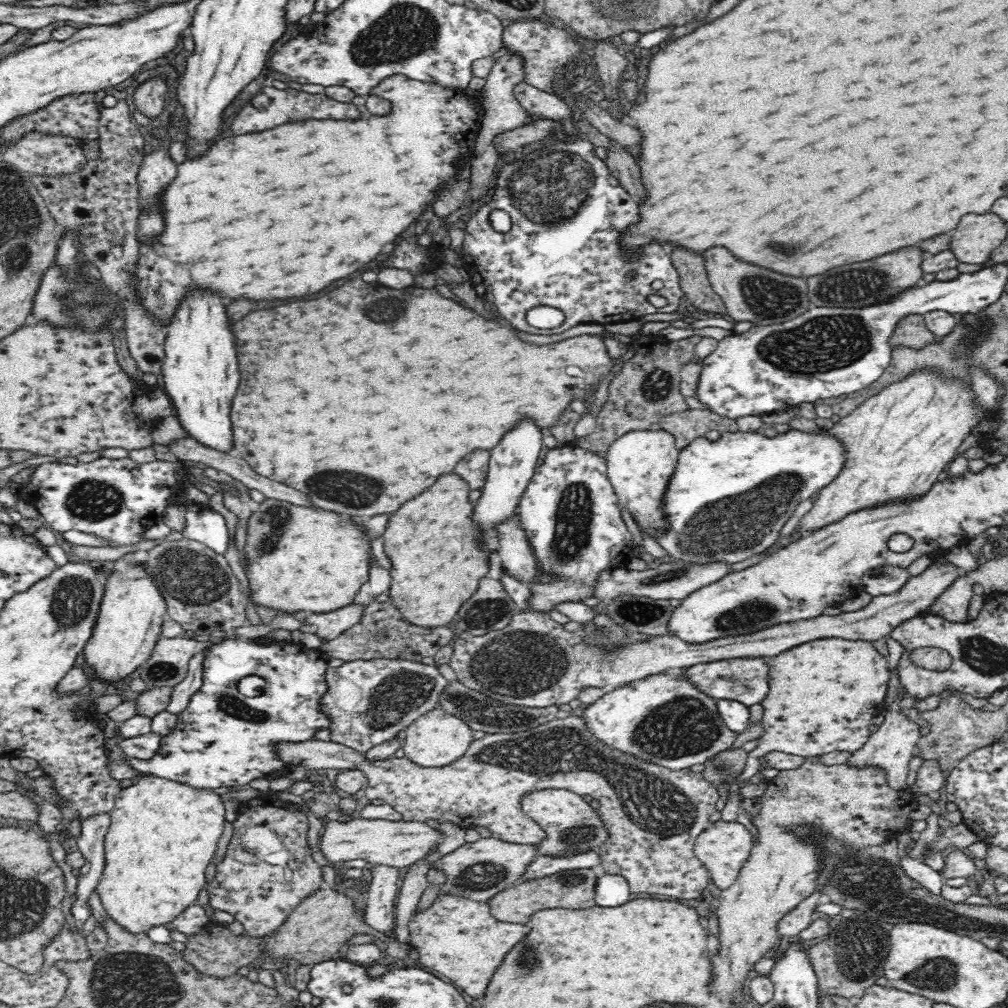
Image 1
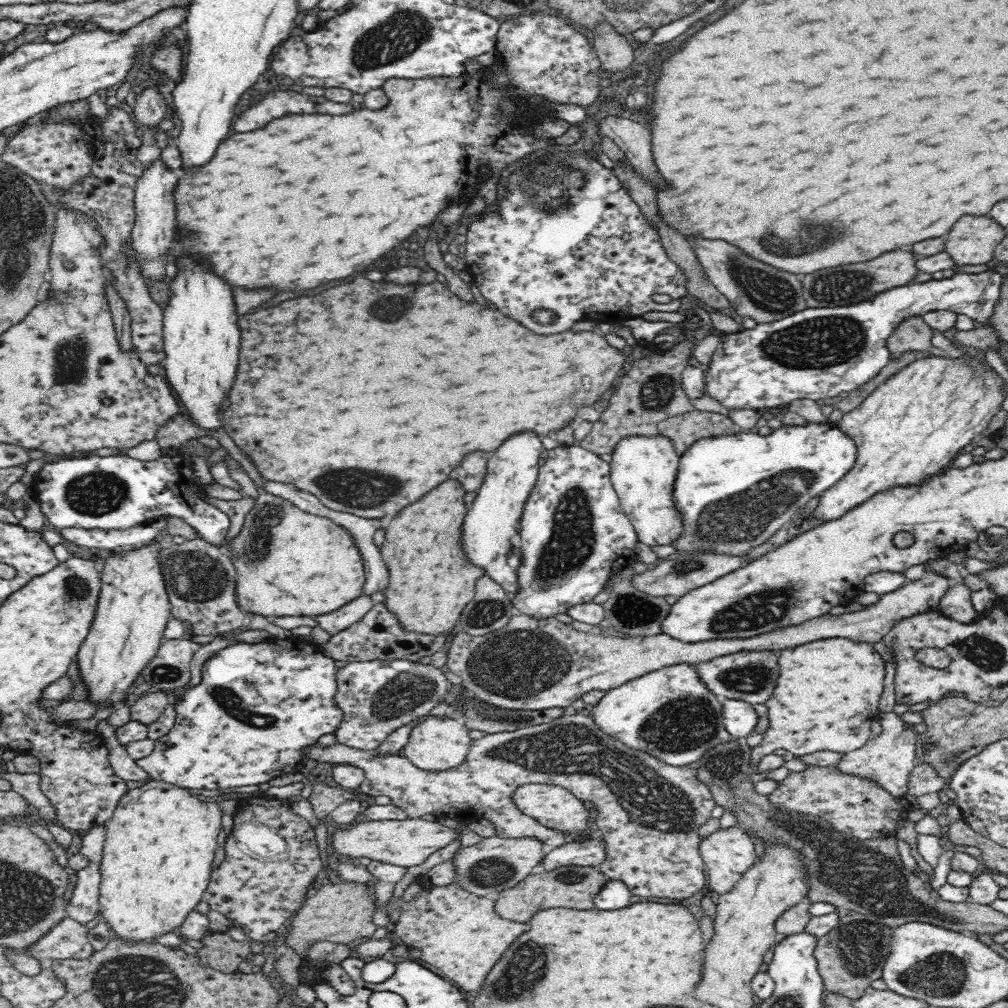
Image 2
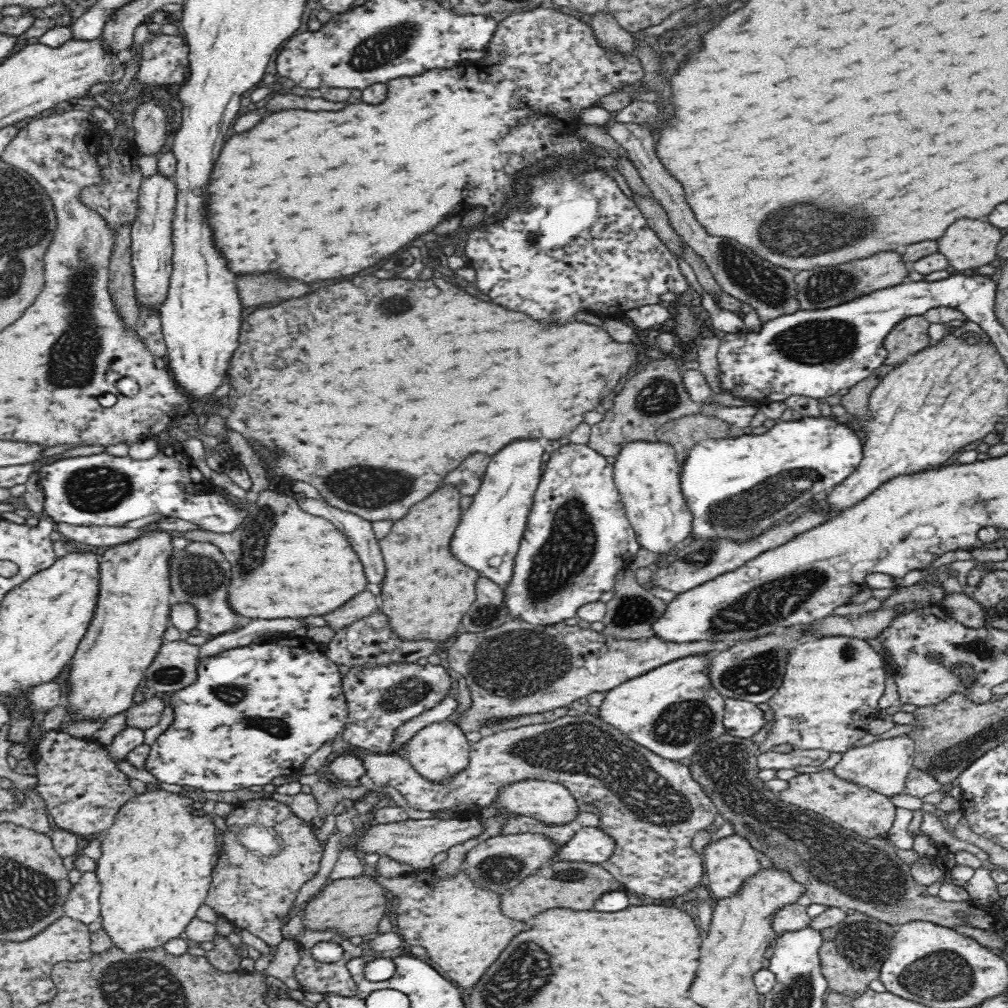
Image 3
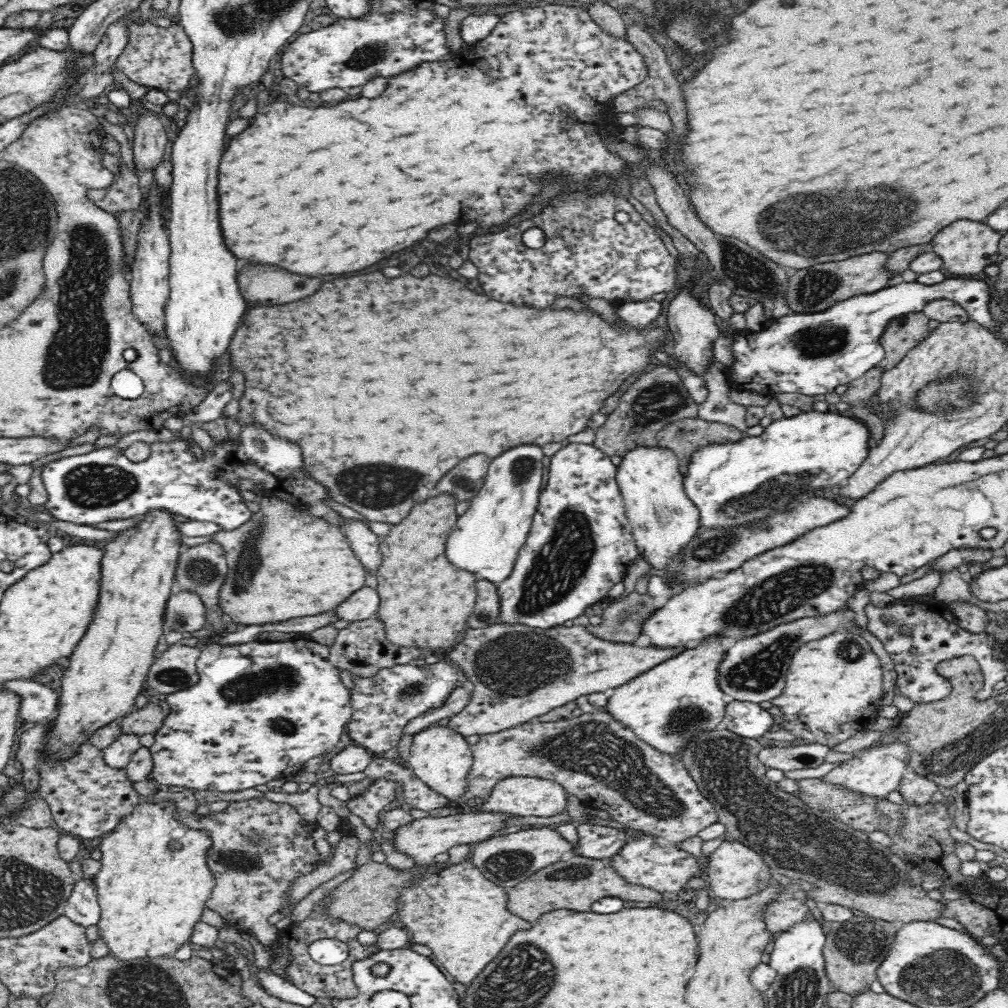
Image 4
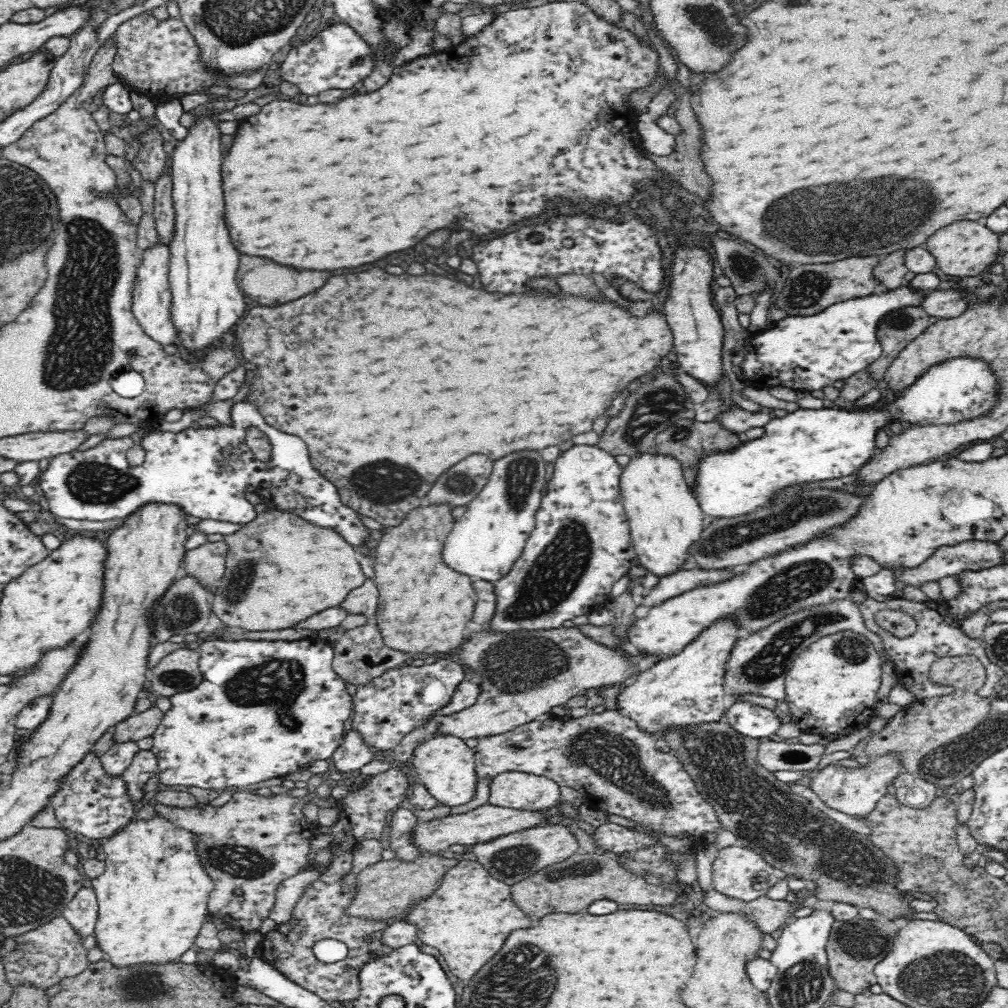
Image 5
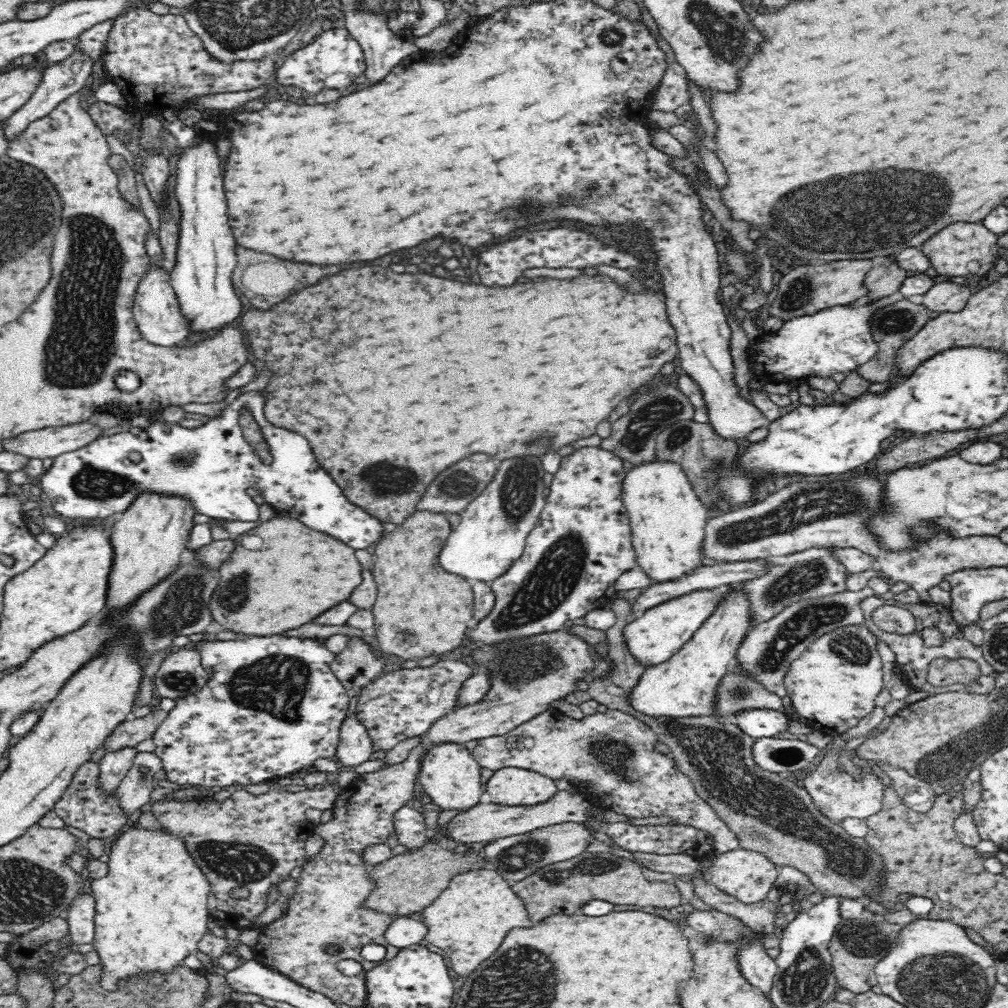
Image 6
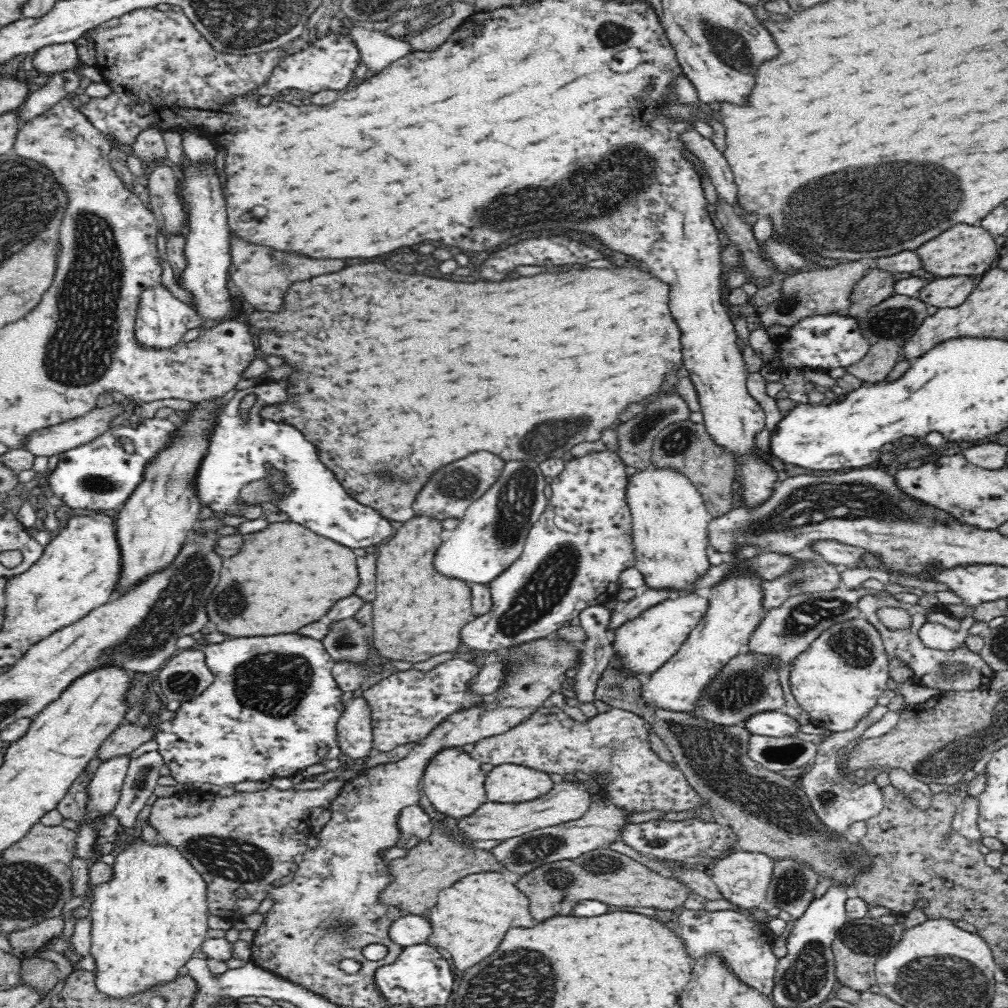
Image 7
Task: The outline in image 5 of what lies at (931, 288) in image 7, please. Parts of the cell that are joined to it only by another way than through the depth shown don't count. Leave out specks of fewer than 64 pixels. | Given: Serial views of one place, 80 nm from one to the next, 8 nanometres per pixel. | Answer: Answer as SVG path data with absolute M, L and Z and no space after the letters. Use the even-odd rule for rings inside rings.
M934 289L921 302L920 306L938 319L949 319L960 316L968 307L968 301L962 293L954 289Z

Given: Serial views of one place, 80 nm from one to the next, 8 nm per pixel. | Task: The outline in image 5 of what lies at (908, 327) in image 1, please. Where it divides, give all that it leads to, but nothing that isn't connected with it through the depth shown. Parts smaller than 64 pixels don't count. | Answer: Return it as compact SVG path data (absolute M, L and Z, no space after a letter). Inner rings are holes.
M921 306L904 307L878 326L877 339L883 351L880 358L866 368L871 376L883 382L882 378L899 352L930 326L928 318Z

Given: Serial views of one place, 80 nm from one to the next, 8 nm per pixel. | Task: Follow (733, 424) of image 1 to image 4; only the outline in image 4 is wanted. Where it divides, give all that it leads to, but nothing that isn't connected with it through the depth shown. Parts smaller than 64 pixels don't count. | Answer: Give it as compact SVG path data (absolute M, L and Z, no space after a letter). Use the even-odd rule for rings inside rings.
M697 416L668 423L657 432L656 436L657 446L669 448L675 452L683 475L686 474L686 468L690 464L692 452L698 446L728 438L732 442L738 442L744 436L742 436L742 430L735 426L702 420Z

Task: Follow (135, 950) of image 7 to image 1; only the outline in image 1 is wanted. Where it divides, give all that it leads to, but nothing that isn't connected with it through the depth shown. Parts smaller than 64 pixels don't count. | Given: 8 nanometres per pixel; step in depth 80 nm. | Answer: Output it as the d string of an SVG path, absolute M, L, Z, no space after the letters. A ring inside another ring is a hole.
M143 773L134 779L131 786L121 788L121 790L118 790L118 792L114 794L114 806L112 806L112 810L109 812L111 822L104 838L105 865L100 883L95 888L95 891L98 892L98 896L107 914L122 926L122 928L130 932L146 933L146 930L150 930L152 926L158 926L158 924L167 926L184 908L188 908L188 906L198 898L198 892L200 892L200 890L204 888L204 884L206 884L206 868L208 868L208 864L213 861L212 856L214 856L218 841L224 832L224 825L226 824L224 801L221 795L215 793L213 789L194 788L189 784L182 784L175 780L168 780L167 778L154 776L153 774Z

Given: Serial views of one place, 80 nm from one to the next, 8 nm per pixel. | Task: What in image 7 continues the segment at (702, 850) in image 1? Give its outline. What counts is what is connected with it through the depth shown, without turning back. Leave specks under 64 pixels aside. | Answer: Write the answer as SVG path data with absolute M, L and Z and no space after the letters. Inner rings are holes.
M734 850L712 866L708 872L723 897L742 908L756 908L766 904L769 883L774 874L774 860L761 852Z

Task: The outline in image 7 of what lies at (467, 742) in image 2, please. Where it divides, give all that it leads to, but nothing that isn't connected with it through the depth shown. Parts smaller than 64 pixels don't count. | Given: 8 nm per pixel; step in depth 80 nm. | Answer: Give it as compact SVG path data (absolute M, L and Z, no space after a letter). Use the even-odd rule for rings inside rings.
M462 747L438 750L424 768L422 774L422 790L430 802L446 816L458 819L470 816L480 804L486 801L485 776L480 767L481 763L474 760L470 753Z

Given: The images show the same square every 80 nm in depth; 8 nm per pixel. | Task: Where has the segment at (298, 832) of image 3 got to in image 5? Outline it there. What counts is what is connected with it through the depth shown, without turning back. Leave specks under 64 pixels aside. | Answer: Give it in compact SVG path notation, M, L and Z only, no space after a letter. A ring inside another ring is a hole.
M248 791L233 792L236 794L218 808L210 805L204 808L177 808L156 804L154 810L179 828L199 835L198 856L215 883L209 896L209 912L222 916L230 927L246 933L259 932L276 902L280 884L314 865L308 855L310 840L314 838L318 825L308 822L302 813L306 800L320 807L328 807L328 803L316 793L296 798L285 794L264 797Z

